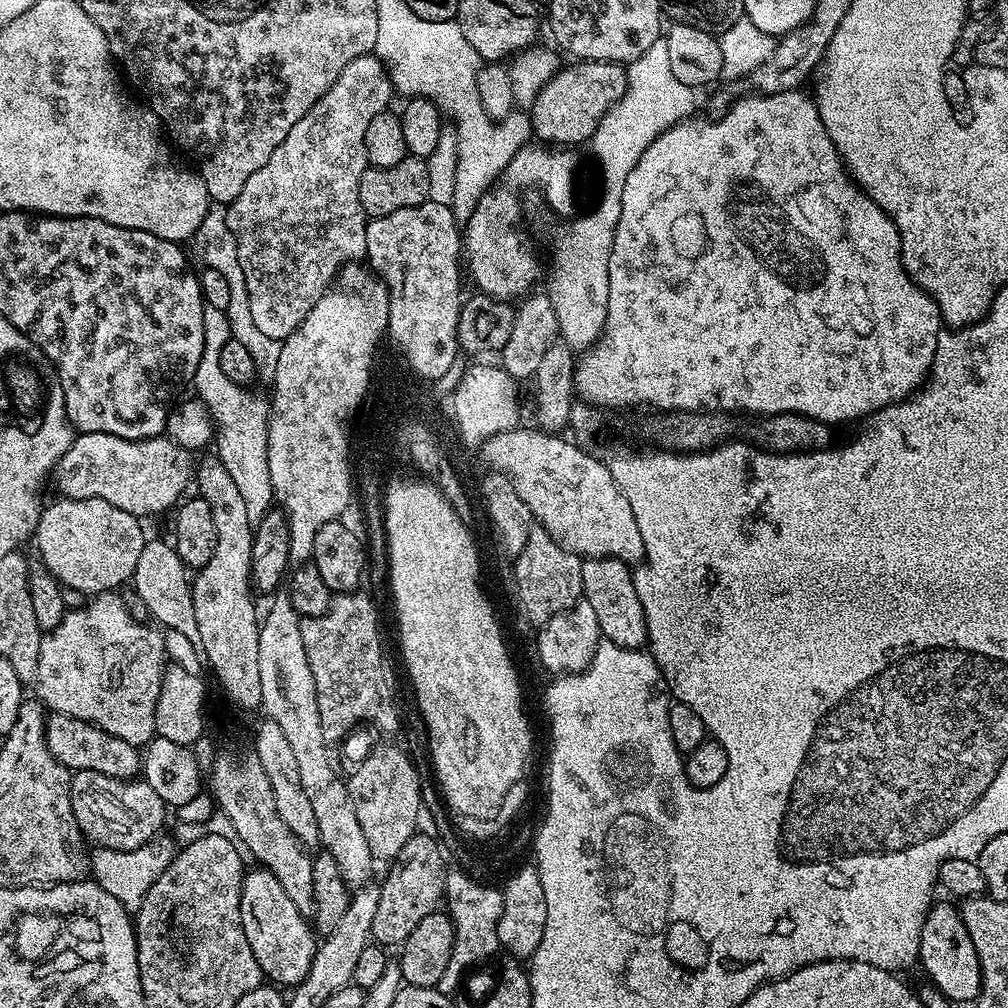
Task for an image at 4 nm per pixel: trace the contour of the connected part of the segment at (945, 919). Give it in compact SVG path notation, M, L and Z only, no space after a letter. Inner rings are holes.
M936 902L929 907L920 935L918 964L919 967L924 967L924 972L928 975L925 977L940 988L948 1000L972 1002L980 994L980 963L974 950L974 942L970 942L970 934L960 916L959 907L955 903L952 904Z

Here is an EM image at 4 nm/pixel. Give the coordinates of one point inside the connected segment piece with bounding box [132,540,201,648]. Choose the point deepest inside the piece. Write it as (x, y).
(160, 578)

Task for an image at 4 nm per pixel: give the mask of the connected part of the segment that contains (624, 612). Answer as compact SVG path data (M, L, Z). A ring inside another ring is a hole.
M614 557L588 558L582 566L584 583L583 600L590 602L594 614L598 617L600 635L604 640L614 642L626 649L640 650L648 639L648 627L644 621L642 604L632 585L633 569Z

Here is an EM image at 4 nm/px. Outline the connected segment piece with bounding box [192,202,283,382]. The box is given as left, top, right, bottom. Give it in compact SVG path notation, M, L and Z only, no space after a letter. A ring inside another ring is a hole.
M211 203L206 214L203 216L202 222L199 224L198 230L192 237L194 250L200 261L205 267L219 270L226 277L226 282L230 287L230 303L225 312L227 320L230 322L231 334L234 340L241 342L242 346L249 350L250 356L254 358L259 379L265 382L275 380L279 363L279 355L281 354L281 346L283 341L274 340L262 333L255 325L254 318L251 316L250 298L246 292L246 282L242 273L242 266L238 261L237 239L230 231L228 222L227 207L223 204Z

